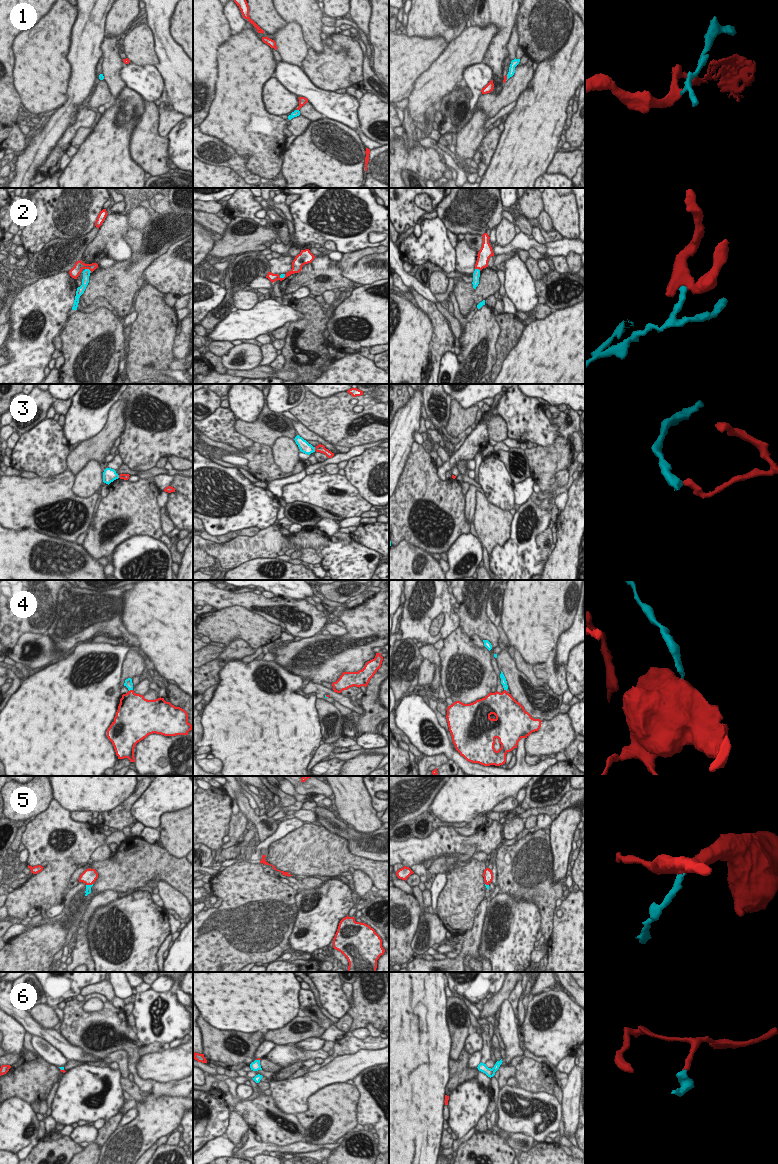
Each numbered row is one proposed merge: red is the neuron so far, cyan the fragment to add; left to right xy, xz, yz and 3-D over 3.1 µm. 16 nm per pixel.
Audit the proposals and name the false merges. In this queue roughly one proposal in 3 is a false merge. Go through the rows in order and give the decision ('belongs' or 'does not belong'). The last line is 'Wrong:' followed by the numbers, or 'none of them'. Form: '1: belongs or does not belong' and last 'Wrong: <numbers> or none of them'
1: belongs
2: does not belong
3: does not belong
4: belongs
5: belongs
6: belongs
Wrong: 2, 3

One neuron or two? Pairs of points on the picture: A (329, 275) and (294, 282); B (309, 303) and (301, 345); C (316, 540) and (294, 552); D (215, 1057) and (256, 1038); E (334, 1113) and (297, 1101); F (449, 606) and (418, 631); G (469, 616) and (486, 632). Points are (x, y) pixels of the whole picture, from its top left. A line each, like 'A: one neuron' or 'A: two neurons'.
A: one neuron
B: one neuron
C: one neuron
D: one neuron
E: two neurons
F: one neuron
G: one neuron

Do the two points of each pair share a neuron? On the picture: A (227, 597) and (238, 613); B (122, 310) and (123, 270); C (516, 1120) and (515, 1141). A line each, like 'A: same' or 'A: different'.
A: different
B: same
C: different

